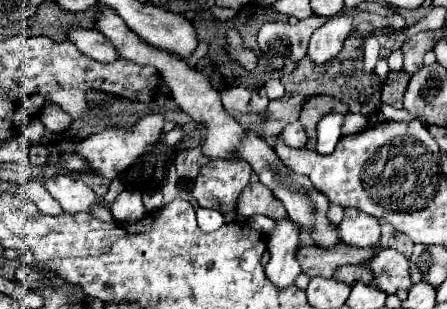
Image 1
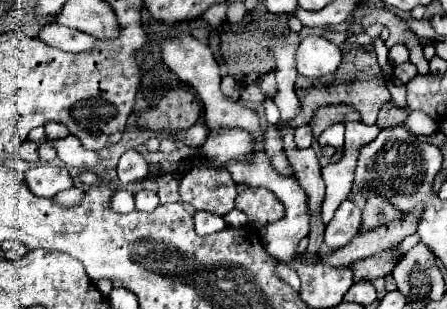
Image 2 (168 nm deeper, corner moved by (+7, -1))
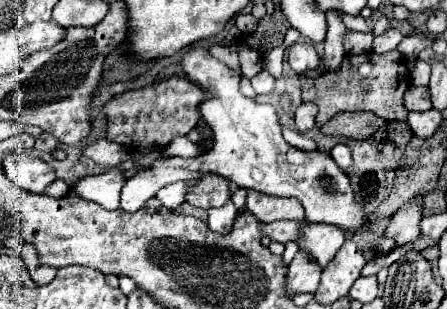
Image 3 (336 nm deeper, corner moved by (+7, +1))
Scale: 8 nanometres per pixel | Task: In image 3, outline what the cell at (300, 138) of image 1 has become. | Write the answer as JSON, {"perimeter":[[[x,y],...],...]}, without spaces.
{"perimeter":[[[303,102],[297,112],[295,112],[295,124],[297,124],[297,130],[299,132],[307,132],[315,126],[315,116],[317,116],[317,104],[309,104],[309,102]]]}

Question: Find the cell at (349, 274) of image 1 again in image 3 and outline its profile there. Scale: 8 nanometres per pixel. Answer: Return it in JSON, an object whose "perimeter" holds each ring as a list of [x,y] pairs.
{"perimeter":[[[417,196],[413,200],[409,200],[407,204],[403,204],[393,214],[385,232],[389,232],[389,236],[393,236],[399,246],[403,246],[405,242],[419,236],[421,218],[423,218],[423,200],[421,200],[421,196]]]}

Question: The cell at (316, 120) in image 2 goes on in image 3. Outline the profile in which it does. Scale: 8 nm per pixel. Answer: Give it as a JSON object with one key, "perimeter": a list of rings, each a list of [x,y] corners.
{"perimeter":[[[343,112],[341,116],[335,116],[327,124],[323,124],[321,130],[325,134],[331,134],[331,136],[367,140],[381,126],[387,126],[387,120],[383,120],[383,118],[375,116],[375,114],[369,114],[369,112],[349,112],[347,114],[347,112]]]}

